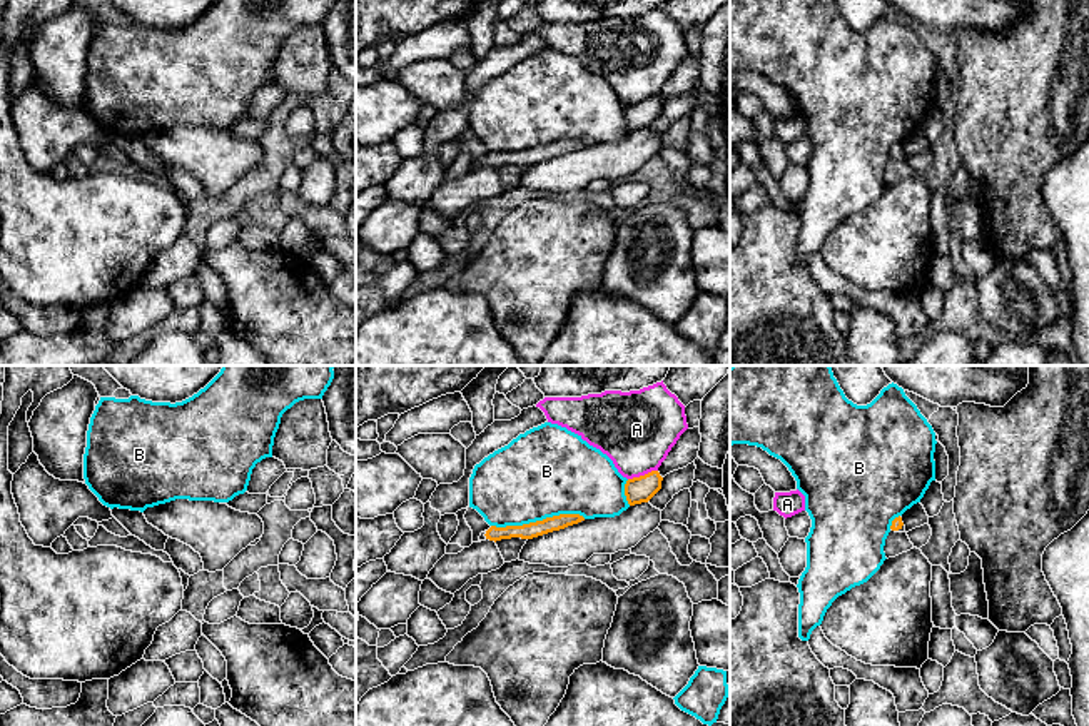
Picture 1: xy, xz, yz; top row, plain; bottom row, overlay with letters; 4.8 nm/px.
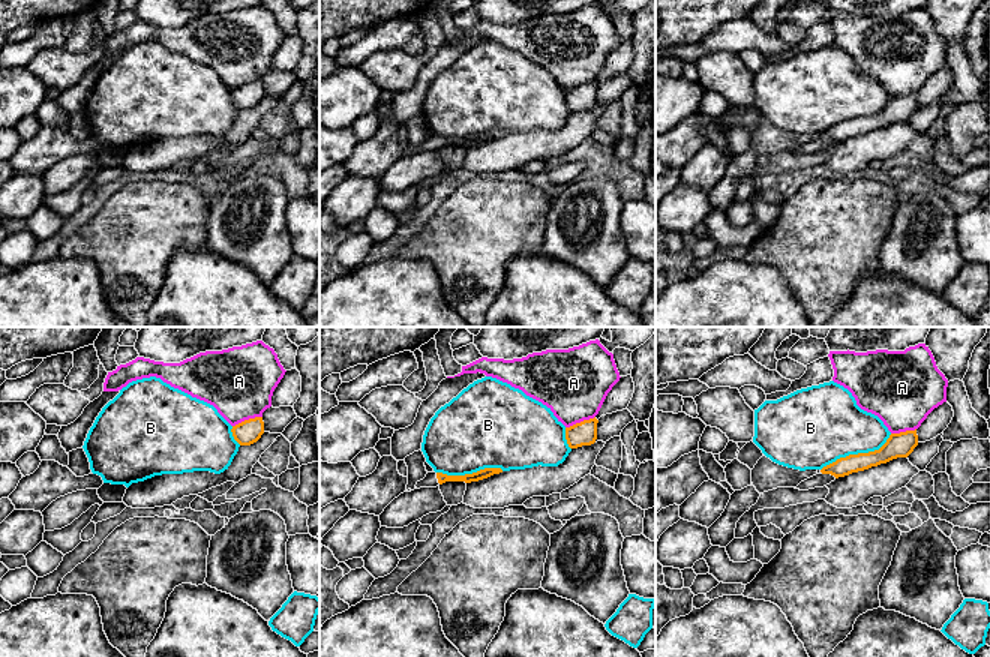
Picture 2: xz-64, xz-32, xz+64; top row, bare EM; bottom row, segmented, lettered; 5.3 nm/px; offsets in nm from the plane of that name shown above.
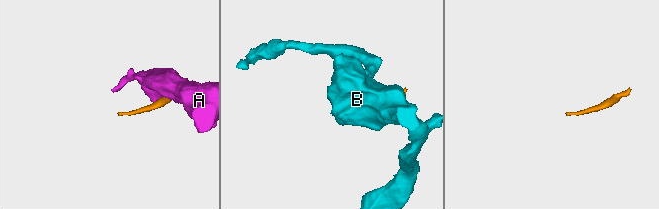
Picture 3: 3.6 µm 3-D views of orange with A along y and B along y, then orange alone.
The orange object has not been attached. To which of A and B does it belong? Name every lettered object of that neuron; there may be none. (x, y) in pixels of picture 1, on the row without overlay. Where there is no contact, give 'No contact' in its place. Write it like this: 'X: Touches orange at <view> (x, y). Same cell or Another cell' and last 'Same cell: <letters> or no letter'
A: Touches orange at xz (642, 102). Another cell
B: Touches orange at xz (538, 147). Another cell
Same cell: no letter

